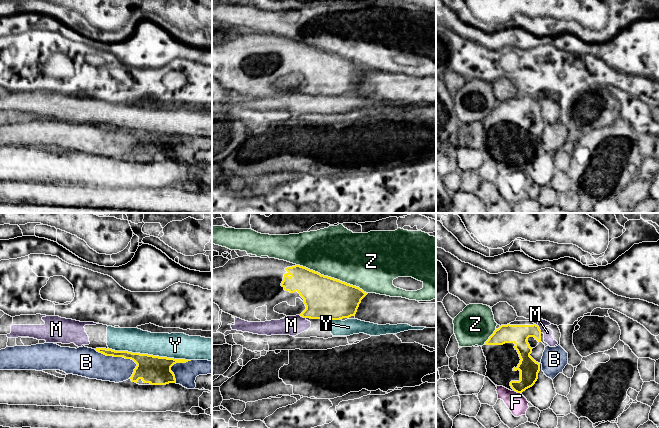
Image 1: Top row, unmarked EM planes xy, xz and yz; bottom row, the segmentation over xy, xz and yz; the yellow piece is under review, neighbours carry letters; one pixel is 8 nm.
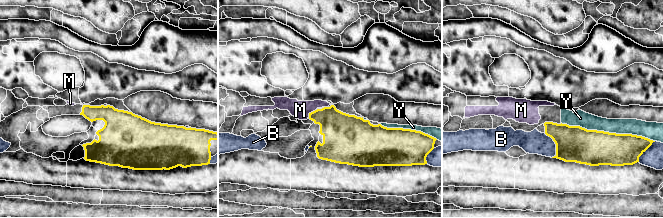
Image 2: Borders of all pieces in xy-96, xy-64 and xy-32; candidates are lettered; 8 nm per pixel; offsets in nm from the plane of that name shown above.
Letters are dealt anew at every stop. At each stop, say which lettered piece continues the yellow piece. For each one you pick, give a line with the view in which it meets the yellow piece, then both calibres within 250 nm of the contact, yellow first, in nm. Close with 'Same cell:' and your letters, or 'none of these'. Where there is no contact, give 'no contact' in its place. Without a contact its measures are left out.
Same cell: none of these

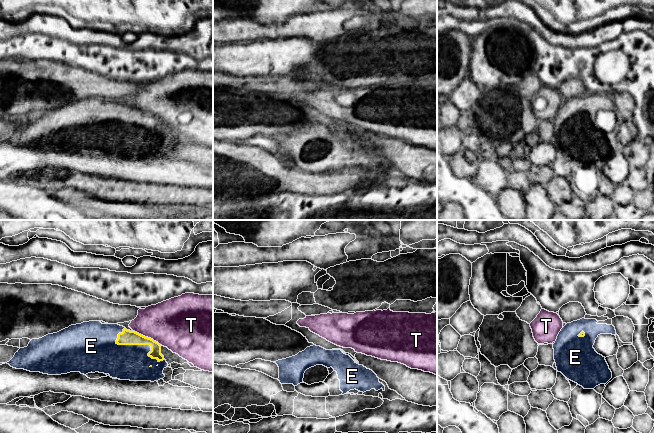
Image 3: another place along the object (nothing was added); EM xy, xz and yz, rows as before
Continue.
E: meets yellow in xy; 120 nm thick on the yellow side, 280 nm on the other
Same cell: E

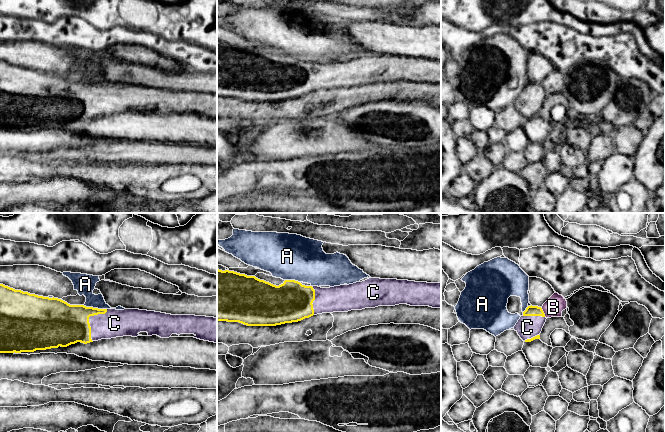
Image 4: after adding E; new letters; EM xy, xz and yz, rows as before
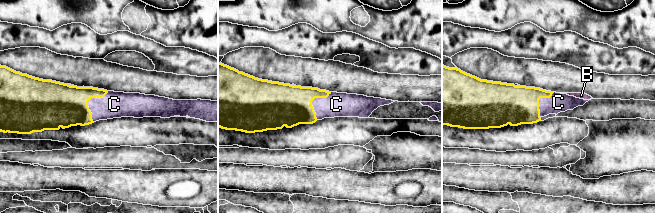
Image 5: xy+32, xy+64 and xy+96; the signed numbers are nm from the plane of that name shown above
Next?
C: meets yellow in xy; 360 nm thick on the yellow side, 220 nm on the other
Same cell: C

